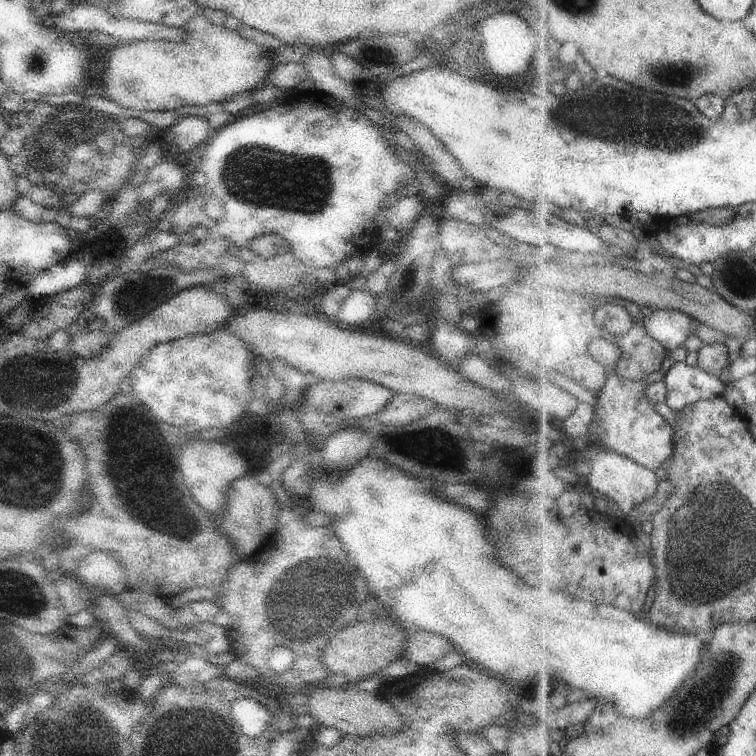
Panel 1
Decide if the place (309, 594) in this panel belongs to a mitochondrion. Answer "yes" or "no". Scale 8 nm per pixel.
yes

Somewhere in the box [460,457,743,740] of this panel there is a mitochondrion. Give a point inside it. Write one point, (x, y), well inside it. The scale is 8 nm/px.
(687, 719)

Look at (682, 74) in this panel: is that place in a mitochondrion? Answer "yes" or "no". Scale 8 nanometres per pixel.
yes

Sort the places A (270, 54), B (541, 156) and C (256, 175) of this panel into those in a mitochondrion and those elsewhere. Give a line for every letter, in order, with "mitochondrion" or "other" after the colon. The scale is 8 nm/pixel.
A: other
B: other
C: mitochondrion

